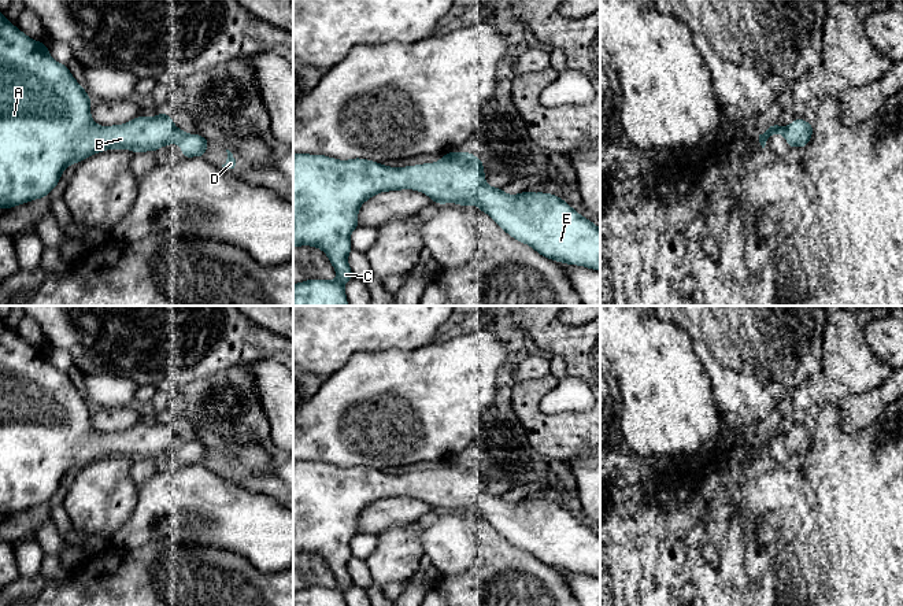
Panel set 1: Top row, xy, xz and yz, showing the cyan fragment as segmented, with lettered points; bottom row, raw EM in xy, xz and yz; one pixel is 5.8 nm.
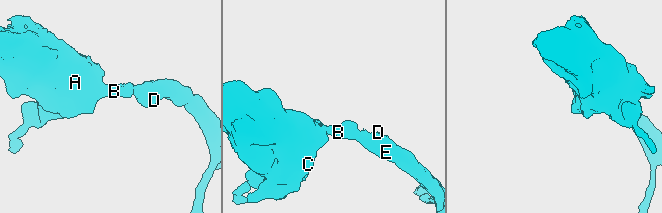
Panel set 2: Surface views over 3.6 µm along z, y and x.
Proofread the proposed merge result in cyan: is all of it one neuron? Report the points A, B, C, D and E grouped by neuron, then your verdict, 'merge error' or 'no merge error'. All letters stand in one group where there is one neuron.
groups A B C D E; no merge error

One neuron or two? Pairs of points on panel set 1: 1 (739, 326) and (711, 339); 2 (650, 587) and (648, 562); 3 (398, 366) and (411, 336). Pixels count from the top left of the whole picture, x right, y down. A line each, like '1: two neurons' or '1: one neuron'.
1: two neurons
2: one neuron
3: two neurons

